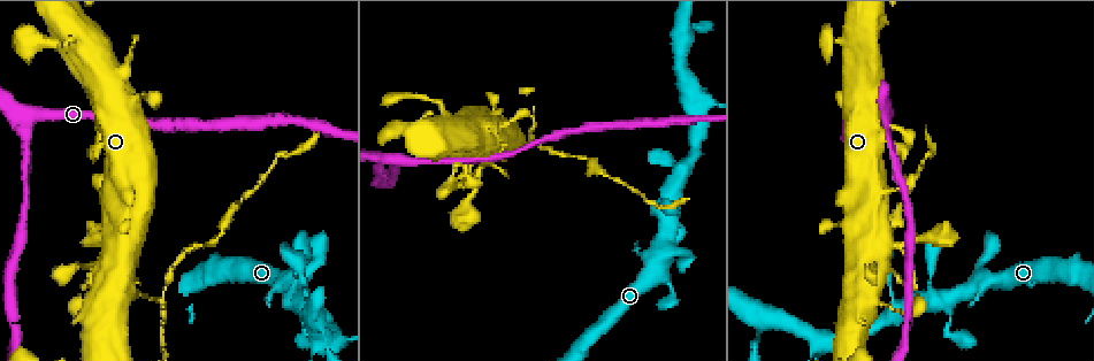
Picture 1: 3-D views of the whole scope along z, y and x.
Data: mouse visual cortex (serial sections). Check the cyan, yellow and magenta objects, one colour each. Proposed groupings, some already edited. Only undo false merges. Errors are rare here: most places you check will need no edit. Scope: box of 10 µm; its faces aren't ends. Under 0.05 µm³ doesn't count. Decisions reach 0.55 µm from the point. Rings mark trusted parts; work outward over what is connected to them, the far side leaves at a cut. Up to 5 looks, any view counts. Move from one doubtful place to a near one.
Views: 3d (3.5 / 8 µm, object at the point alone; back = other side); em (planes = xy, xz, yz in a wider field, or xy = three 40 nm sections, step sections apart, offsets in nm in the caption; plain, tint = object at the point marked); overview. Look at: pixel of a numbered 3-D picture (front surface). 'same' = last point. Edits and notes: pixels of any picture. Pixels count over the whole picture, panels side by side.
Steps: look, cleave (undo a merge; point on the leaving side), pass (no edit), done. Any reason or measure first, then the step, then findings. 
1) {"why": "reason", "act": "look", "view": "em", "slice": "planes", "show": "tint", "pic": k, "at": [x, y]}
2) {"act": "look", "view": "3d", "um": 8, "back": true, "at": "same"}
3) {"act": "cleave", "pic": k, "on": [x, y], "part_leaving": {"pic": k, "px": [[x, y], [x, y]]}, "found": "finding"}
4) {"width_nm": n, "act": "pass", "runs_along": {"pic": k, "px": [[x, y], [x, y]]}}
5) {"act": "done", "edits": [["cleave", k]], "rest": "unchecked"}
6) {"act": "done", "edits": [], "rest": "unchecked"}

{"why": "sharp bend", "act": "look", "view": "3d", "um": 3.5, "pic": 1, "at": [30, 116]}

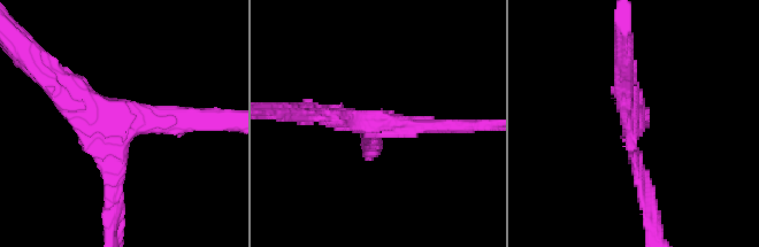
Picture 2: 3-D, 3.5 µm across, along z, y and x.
{"act": "look", "view": "em", "slice": "xy", "step": 1, "show": "tint", "pic": 2, "at": [381, 119]}

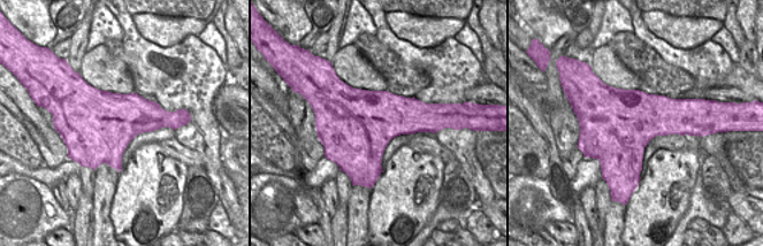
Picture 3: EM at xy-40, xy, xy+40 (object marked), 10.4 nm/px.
{"act": "look", "view": "em", "slice": "xy", "step": 5, "show": "tint", "at": "same"}

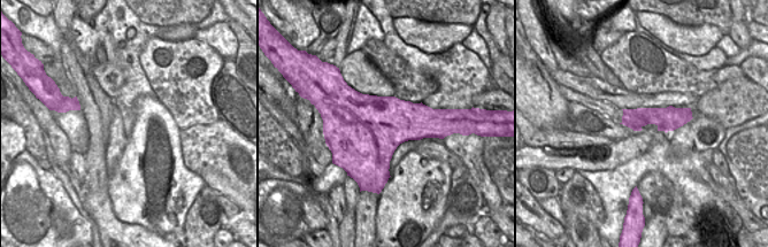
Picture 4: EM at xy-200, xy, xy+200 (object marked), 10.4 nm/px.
{"act": "pass", "runs_along": {"pic": 2, "px": [[198, 118], [131, 118], [113, 199]]}, "found": "one cell here"}

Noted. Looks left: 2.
{"why": "abrupt turn", "act": "look", "view": "3d", "um": 3.5, "pic": 1, "at": [527, 141]}

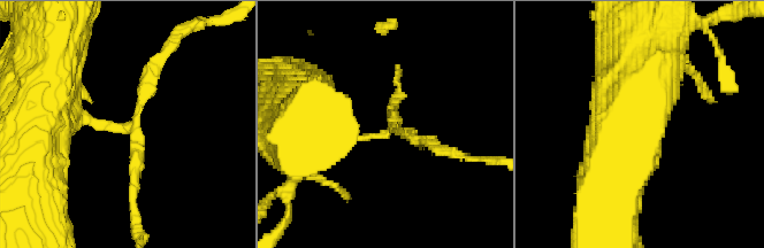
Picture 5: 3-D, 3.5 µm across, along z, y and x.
{"arms": 3, "arm_widths_nm": [100, 150, 250], "act": "look", "view": "em", "slice": "xy", "step": 3, "show": "tint", "pic": 5, "at": [129, 126]}

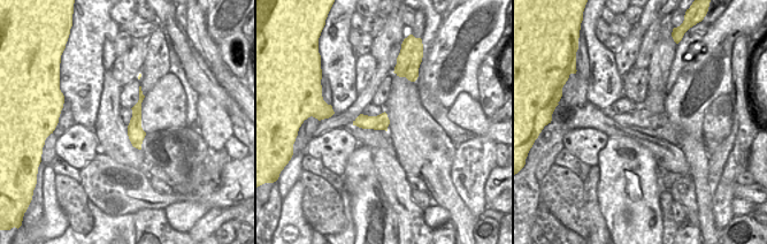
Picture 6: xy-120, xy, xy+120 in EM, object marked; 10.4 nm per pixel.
{"act": "cleave", "pic": 5, "on": [391, 111], "found": "a second cell is stuck on"}

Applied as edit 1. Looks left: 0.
{"act": "done", "edits": [["cleave", 5]], "rest": "unchecked"}

